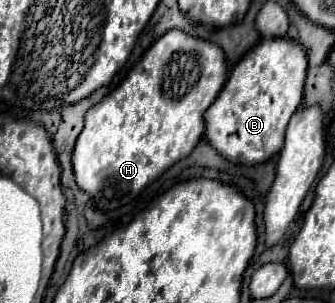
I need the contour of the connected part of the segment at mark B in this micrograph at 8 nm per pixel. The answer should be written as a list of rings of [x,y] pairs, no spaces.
[[[289,37],[261,39],[233,69],[223,91],[205,111],[205,135],[209,143],[231,163],[257,165],[277,155],[285,129],[303,99],[307,75],[307,51]]]

